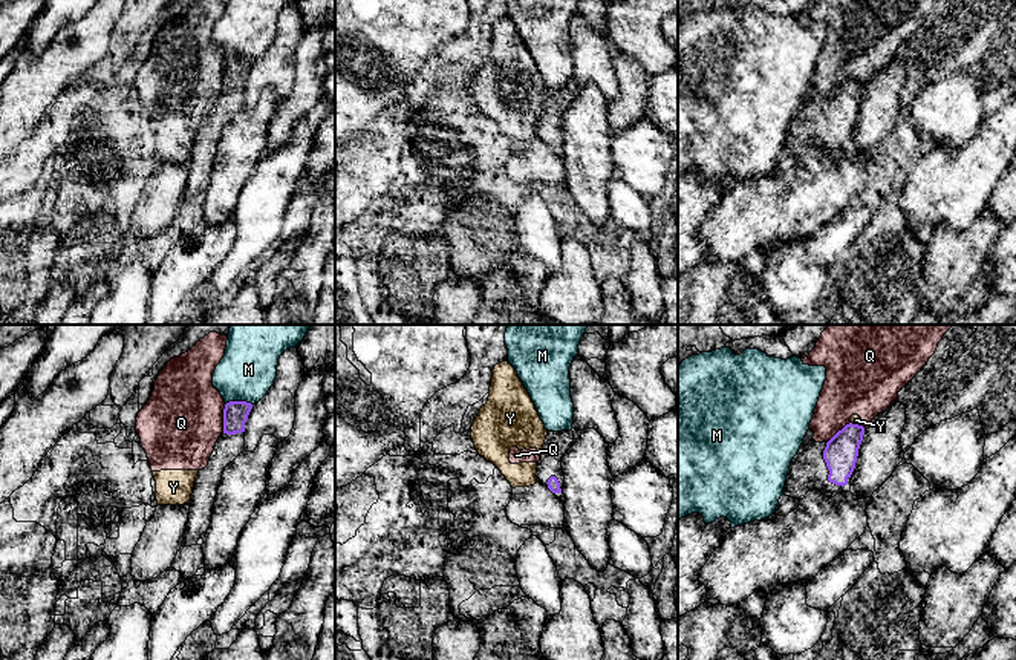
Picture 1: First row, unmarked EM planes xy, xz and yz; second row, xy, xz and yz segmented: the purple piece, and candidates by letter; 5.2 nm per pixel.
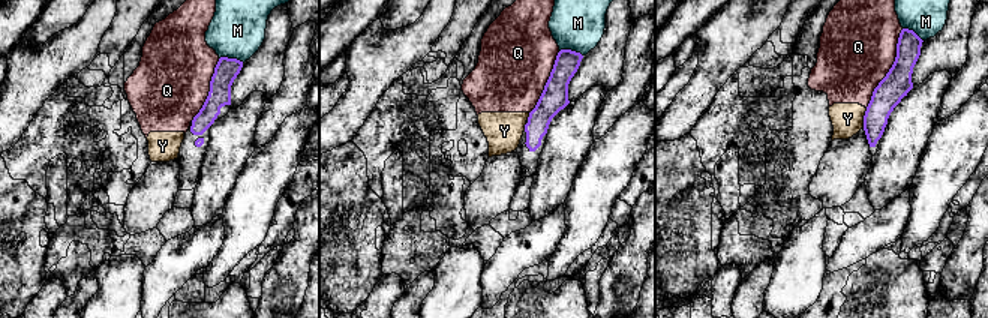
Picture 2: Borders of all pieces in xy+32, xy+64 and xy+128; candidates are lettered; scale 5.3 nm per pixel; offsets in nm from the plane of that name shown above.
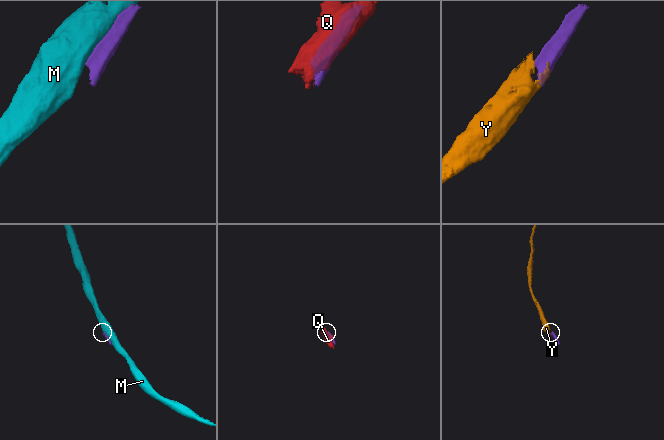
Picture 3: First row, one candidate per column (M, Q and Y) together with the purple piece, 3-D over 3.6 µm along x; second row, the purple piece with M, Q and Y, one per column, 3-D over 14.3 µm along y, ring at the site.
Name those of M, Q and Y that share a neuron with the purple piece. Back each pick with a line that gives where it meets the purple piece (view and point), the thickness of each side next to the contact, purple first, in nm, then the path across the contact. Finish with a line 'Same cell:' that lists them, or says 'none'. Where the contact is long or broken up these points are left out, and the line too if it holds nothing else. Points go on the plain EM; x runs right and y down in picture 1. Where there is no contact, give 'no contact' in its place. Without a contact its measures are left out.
Same cell: none

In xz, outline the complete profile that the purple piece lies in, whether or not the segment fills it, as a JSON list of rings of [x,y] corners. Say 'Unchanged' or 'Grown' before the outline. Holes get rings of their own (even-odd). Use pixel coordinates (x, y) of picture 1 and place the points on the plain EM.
Grown. [[[572,87],[548,89],[537,119],[537,139],[546,142],[557,155],[562,155],[565,141],[562,113],[571,106],[572,98]]]

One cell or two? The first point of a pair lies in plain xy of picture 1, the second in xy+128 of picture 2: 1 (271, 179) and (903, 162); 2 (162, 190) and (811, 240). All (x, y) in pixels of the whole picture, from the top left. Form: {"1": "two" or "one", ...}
{"1": "two", "2": "two"}

